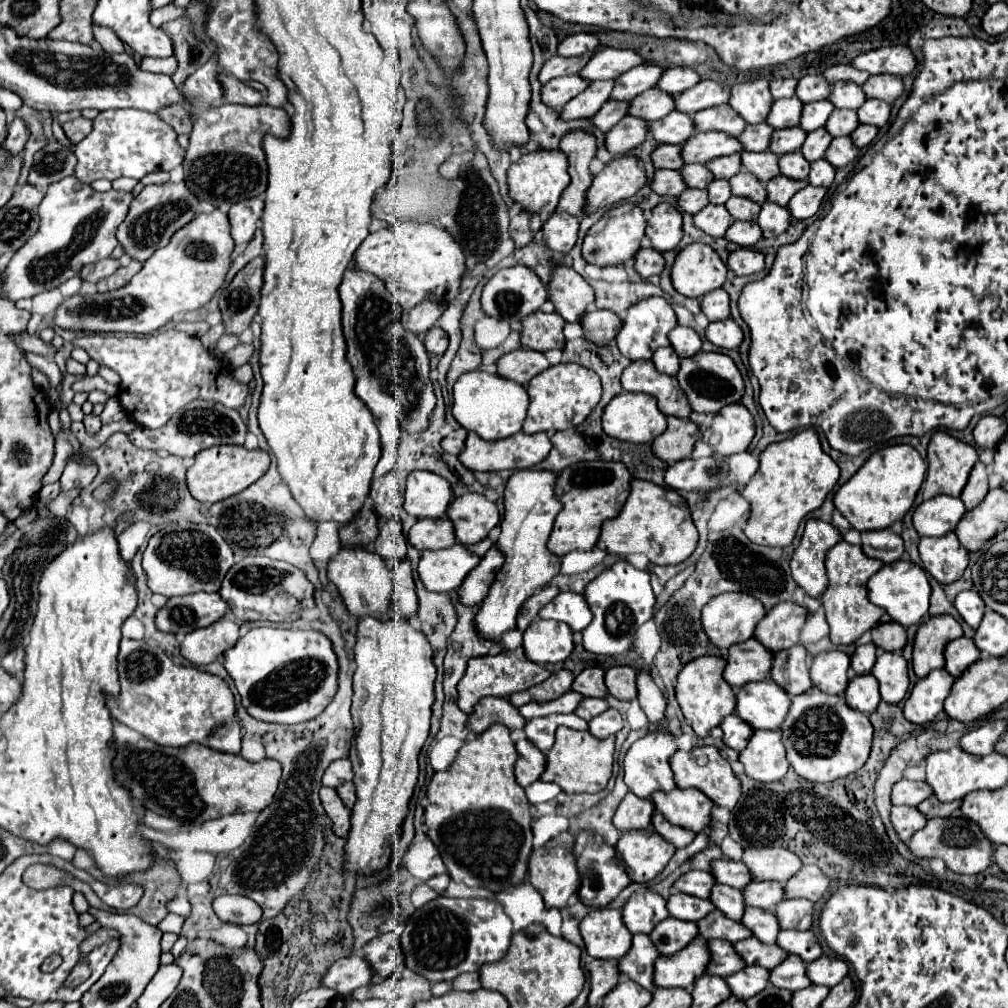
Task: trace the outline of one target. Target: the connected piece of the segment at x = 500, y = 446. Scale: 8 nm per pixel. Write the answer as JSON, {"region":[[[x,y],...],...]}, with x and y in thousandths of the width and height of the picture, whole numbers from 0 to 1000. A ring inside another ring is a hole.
{"region":[[[464,429],[462,435],[462,444],[456,450],[456,458],[464,464],[464,466],[474,466],[474,468],[492,468],[492,466],[518,466],[518,464],[528,464],[534,458],[538,458],[544,448],[546,448],[548,440],[542,433],[542,429],[532,429],[532,431],[520,431],[514,429],[506,435],[498,435],[498,437],[478,437],[474,431]]]}

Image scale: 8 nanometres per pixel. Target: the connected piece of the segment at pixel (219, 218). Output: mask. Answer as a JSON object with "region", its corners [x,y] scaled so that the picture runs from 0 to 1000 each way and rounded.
{"region":[[[212,206],[206,212],[194,212],[185,224],[171,234],[169,242],[155,248],[149,258],[143,260],[141,268],[127,280],[123,286],[105,290],[105,292],[87,292],[87,294],[69,294],[62,300],[56,312],[56,321],[67,327],[85,327],[85,329],[129,329],[129,331],[151,331],[163,321],[167,321],[175,312],[188,310],[204,304],[210,294],[220,286],[222,276],[230,262],[232,238],[228,234],[228,220],[222,210]]]}

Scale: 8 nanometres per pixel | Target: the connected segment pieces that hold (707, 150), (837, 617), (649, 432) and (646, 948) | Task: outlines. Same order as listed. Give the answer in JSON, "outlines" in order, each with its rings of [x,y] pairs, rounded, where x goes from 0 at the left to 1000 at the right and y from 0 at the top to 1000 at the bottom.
{"outlines":[[[[694,131],[688,137],[685,135],[679,141],[675,153],[677,153],[679,163],[685,163],[685,161],[700,163],[706,157],[722,155],[728,151],[736,151],[730,137],[726,137],[722,133],[712,133],[712,131]]],[[[831,538],[827,544],[821,546],[819,552],[819,565],[823,579],[819,587],[815,589],[815,601],[819,605],[819,615],[823,619],[823,635],[827,639],[845,639],[849,637],[857,627],[861,627],[867,619],[873,617],[877,605],[867,601],[861,595],[861,585],[859,577],[863,575],[865,569],[869,569],[875,563],[875,556],[861,554],[853,542],[841,540],[841,538]]],[[[615,389],[599,407],[597,411],[597,425],[603,433],[621,437],[627,440],[643,440],[653,435],[661,427],[661,413],[653,407],[651,395],[645,391],[629,391],[629,389]]],[[[629,927],[627,940],[613,952],[615,966],[623,968],[631,976],[635,976],[641,982],[647,982],[647,966],[649,966],[649,954],[653,950],[653,942],[649,942],[649,937],[645,935],[643,927]]]]}

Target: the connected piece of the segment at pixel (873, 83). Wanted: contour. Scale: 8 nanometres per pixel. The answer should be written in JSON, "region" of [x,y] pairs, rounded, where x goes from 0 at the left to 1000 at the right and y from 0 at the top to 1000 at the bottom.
{"region":[[[873,73],[873,75],[863,75],[855,83],[855,89],[861,97],[871,97],[871,99],[877,99],[877,101],[885,103],[897,91],[897,85],[895,85],[893,77]]]}

